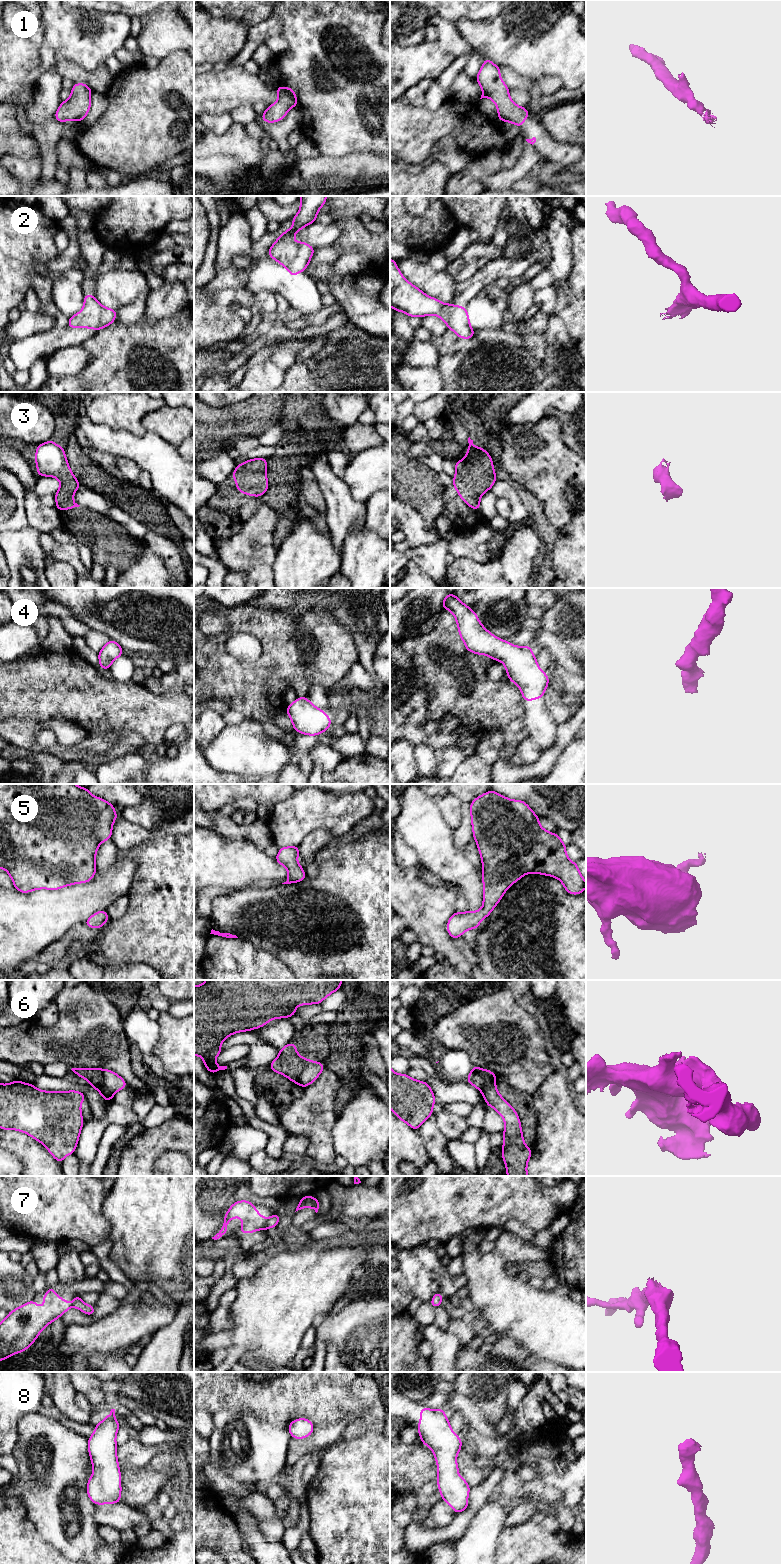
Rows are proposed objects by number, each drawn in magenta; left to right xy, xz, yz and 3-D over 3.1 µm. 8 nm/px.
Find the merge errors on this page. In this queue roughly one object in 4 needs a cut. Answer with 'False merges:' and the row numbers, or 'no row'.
False merges: 6, 7

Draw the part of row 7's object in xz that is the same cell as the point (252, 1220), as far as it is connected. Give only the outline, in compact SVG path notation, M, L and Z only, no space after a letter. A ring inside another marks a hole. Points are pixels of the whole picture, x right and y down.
M240 1200L230 1206L224 1216L224 1221L221 1230L212 1239L217 1240L227 1233L230 1233L226 1227L233 1217L240 1217L243 1220L243 1224L239 1229L239 1233L250 1234L259 1229L262 1229L267 1220L260 1213L254 1204L247 1200Z

